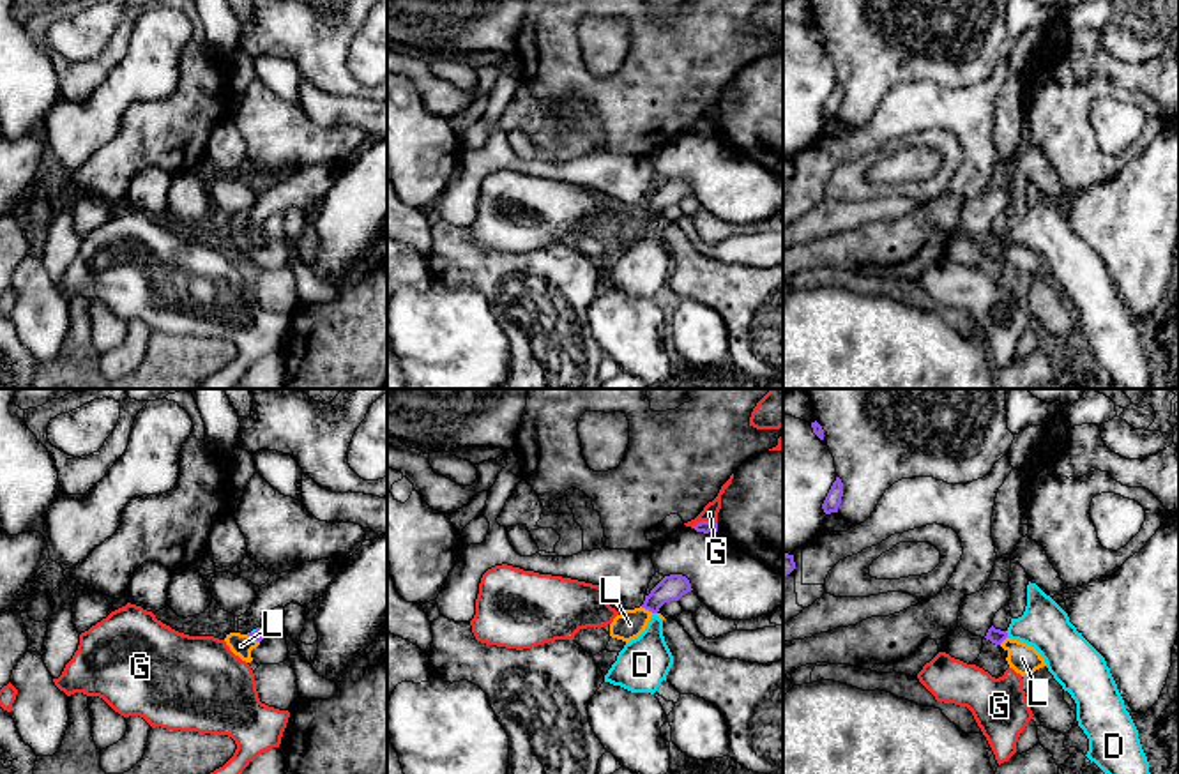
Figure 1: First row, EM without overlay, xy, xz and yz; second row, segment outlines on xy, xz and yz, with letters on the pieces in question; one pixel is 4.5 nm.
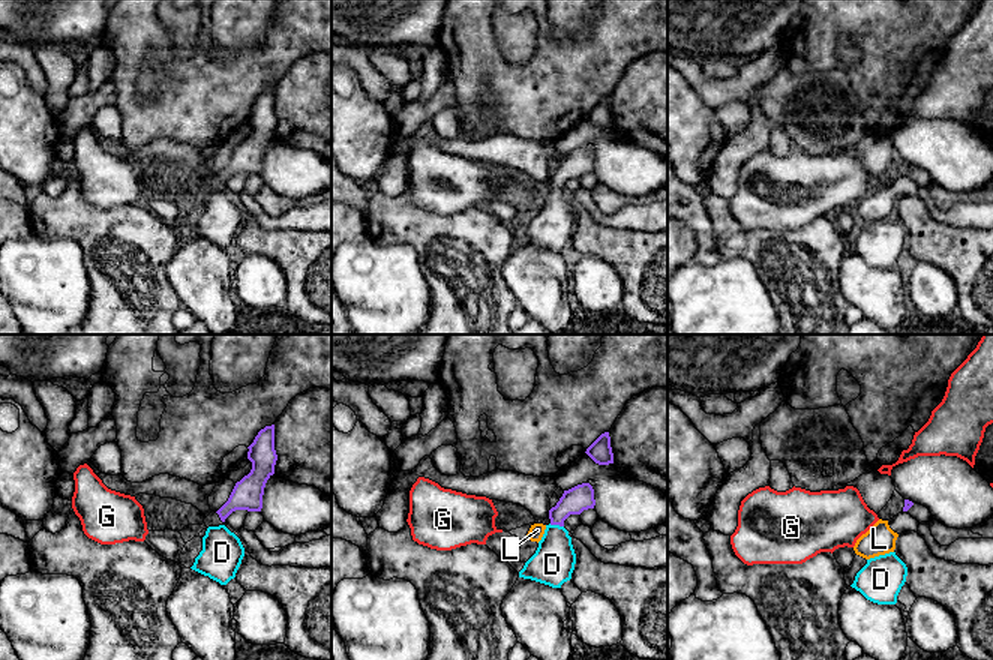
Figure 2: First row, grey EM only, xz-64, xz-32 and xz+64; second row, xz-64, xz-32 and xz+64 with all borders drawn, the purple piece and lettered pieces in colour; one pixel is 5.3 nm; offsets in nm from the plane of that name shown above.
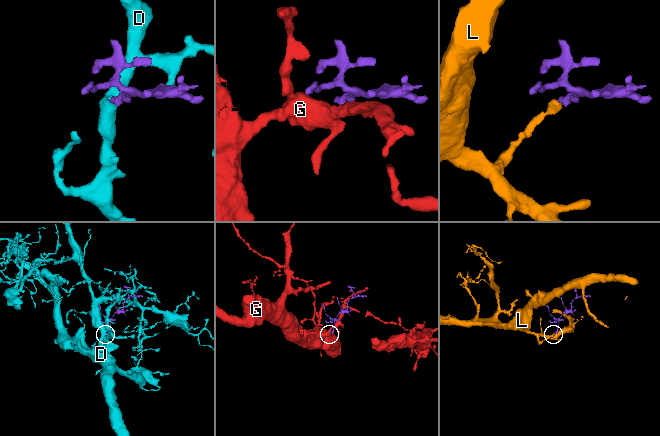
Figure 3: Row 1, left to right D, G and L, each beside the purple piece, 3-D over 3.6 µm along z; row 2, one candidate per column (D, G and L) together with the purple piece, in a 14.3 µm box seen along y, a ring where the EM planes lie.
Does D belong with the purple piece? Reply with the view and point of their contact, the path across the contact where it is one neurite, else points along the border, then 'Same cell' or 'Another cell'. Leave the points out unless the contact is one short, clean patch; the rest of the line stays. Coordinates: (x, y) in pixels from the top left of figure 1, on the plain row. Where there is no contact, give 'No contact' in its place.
Touches purple at yz (1006, 239). Path across: yz (997, 241), (1006, 239), (1017, 234), (1045, 230). Same cell

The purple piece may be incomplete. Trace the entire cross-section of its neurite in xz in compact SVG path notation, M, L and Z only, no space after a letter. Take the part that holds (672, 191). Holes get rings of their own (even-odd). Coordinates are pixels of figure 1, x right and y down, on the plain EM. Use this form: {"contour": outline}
{"contour": "M670 178L665 180L652 194L649 200L645 200L645 205L642 212L658 217L659 212L665 207L670 205L679 205L684 198L691 196L691 187L686 180L682 178Z"}

